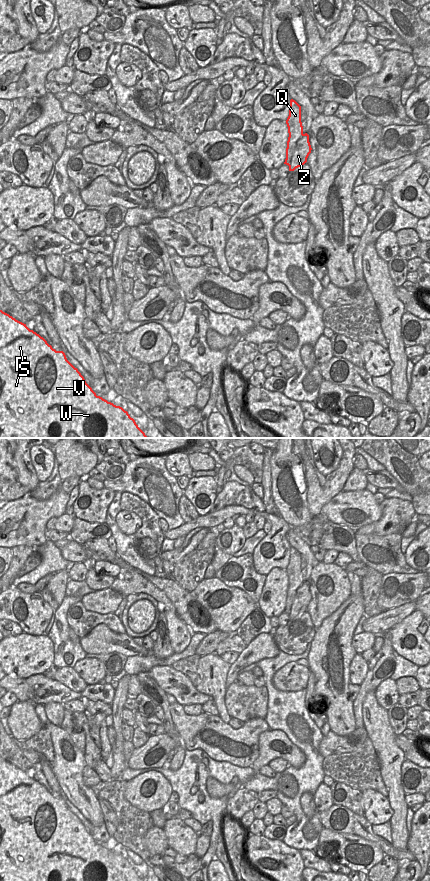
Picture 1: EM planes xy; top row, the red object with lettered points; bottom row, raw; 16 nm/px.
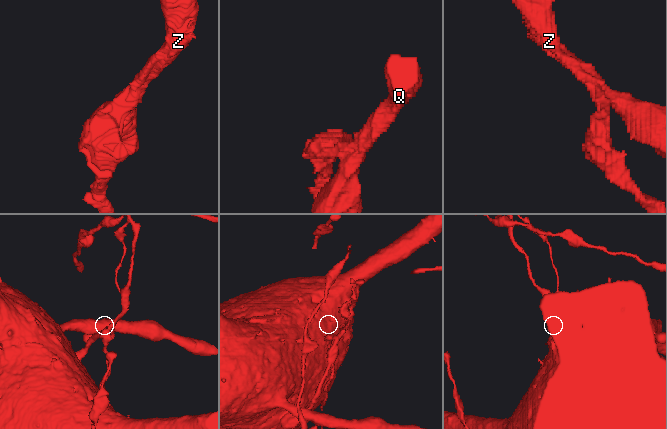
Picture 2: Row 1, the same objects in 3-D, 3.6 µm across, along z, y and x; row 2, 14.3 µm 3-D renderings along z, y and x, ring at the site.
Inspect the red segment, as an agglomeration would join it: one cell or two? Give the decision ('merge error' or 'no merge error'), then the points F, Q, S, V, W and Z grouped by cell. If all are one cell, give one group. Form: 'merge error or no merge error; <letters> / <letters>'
merge error; F S V W Z / Q

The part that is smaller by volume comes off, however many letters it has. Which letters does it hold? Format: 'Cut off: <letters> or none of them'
Cut off: Q

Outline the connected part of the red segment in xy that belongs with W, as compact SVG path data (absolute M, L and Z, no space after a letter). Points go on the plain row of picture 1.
M0 758L0 881L144 881L122 855L97 844L66 806L26 772Z

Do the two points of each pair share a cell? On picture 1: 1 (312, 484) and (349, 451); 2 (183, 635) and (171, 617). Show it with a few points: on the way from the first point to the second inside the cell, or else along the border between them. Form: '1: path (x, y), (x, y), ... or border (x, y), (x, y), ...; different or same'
1: path (325, 489), (343, 471), (346, 464); same
2: path (179, 631), (173, 621); same

